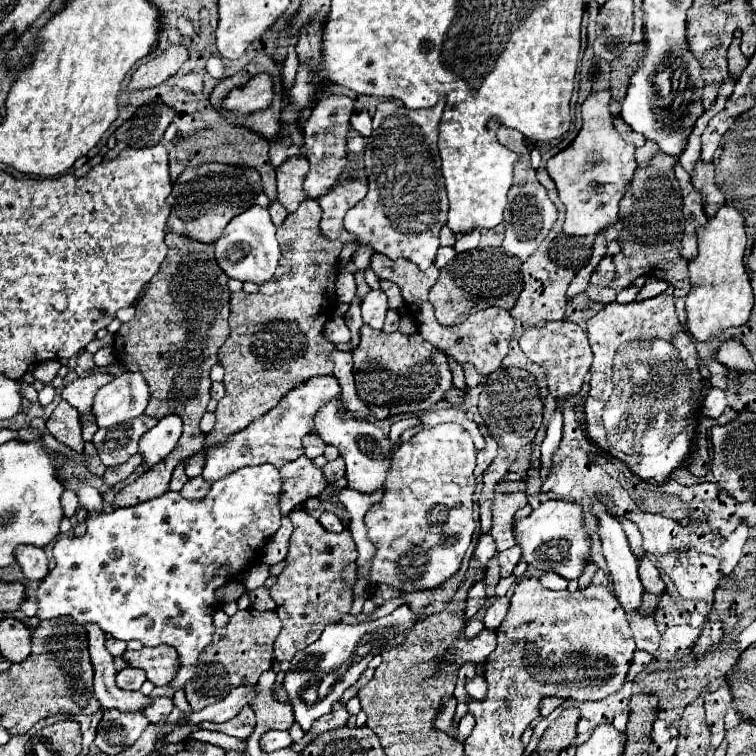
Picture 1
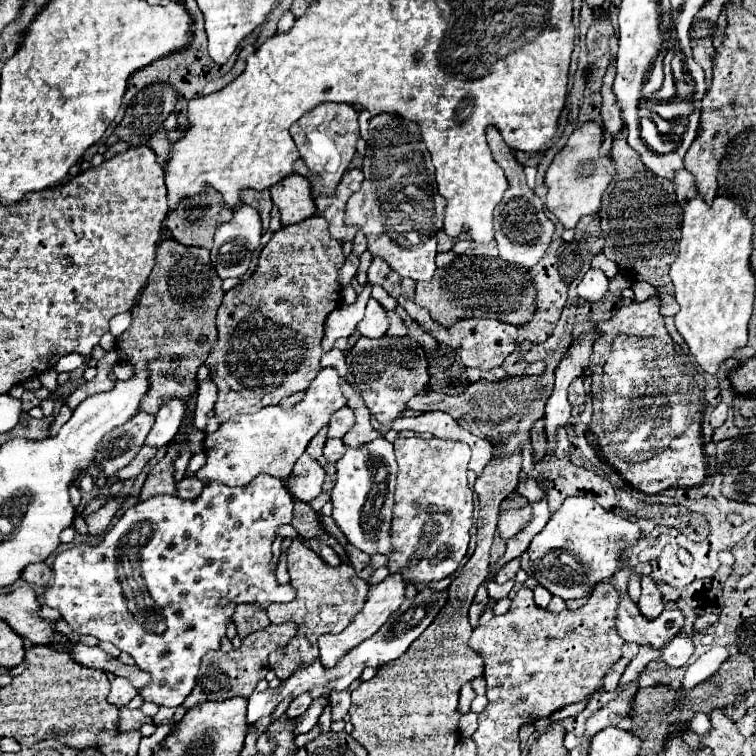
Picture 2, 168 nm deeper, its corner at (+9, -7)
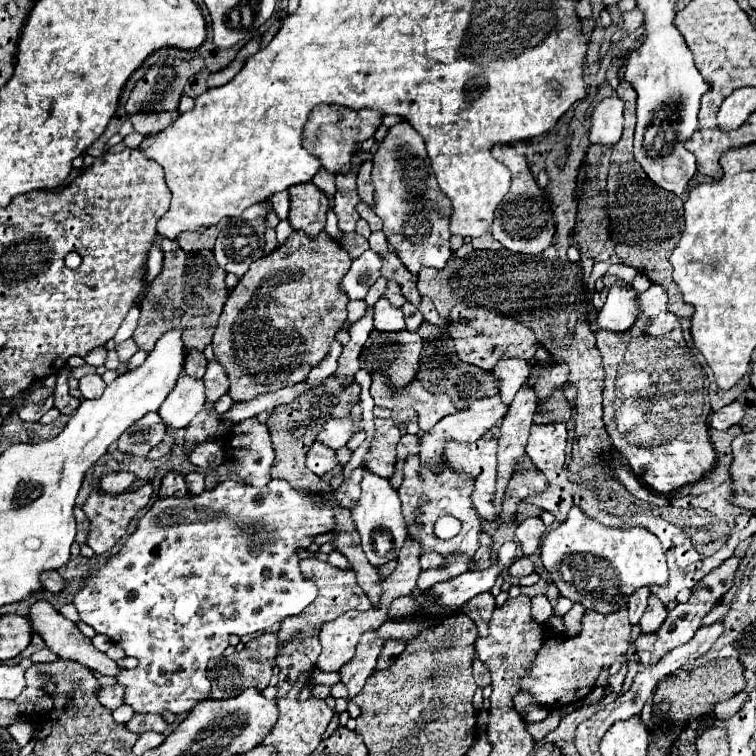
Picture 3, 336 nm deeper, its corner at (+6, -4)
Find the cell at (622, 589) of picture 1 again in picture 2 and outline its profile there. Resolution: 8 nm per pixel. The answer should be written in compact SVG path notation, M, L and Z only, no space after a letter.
M629 594L619 596L617 606L617 632L625 642L651 644L661 648L665 640L673 638L683 624L683 614L679 608L669 608L659 614L659 618L647 620L641 616L639 606L629 598Z

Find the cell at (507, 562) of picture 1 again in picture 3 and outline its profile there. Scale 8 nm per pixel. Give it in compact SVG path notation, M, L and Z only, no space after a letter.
M520 557L516 563L512 563L508 573L514 577L526 577L526 575L534 573L534 563L528 557Z

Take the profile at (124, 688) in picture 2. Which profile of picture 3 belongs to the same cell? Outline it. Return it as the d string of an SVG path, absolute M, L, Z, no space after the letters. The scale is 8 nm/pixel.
M100 685L96 689L96 695L98 695L98 701L106 707L106 709L116 709L122 705L122 685Z

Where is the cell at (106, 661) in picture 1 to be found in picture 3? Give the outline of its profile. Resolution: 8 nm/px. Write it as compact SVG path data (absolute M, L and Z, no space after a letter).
M134 715L126 727L132 733L146 733L146 731L156 731L156 733L164 733L166 731L166 723L160 715Z

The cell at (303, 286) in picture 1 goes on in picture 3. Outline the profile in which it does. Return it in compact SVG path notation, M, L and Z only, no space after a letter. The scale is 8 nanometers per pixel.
M294 231L286 245L280 245L274 253L250 265L248 273L230 291L212 341L214 357L224 365L230 377L228 395L234 403L250 401L256 395L302 383L312 367L326 357L334 335L346 321L348 297L338 293L338 281L346 275L350 261L348 253L326 231L322 231L316 239L306 237L302 231Z

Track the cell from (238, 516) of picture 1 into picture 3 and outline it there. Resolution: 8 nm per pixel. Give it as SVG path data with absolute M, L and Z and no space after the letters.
M362 461L348 479L344 479L336 489L332 489L332 493L320 495L320 493L306 493L302 489L290 487L286 481L270 481L266 487L258 489L258 487L250 487L246 483L238 483L238 481L224 481L218 483L212 491L204 491L202 495L186 495L186 497L168 497L168 499L158 499L142 517L138 523L138 529L128 537L124 549L114 555L104 567L100 567L94 575L90 575L86 581L86 587L80 589L72 603L76 607L76 611L80 613L80 619L90 625L96 633L102 633L106 637L110 637L112 643L116 643L118 647L122 647L126 651L126 655L138 659L138 667L136 669L128 669L124 673L120 673L120 677L116 677L116 683L122 685L126 689L124 693L124 703L130 705L134 709L134 713L158 713L164 715L166 711L180 715L180 713L188 713L192 711L192 707L198 701L210 699L210 681L206 679L206 663L212 657L220 657L224 653L224 649L228 647L228 637L230 635L250 635L256 631L264 631L268 627L272 627L274 623L284 621L286 617L298 615L302 613L310 601L314 601L318 597L318 587L316 583L304 579L298 563L298 549L308 549L314 543L314 537L330 533L336 527L336 517L334 517L334 507L340 509L348 509L352 511L358 505L360 499L360 481L364 477L364 473L368 471L366 461Z

